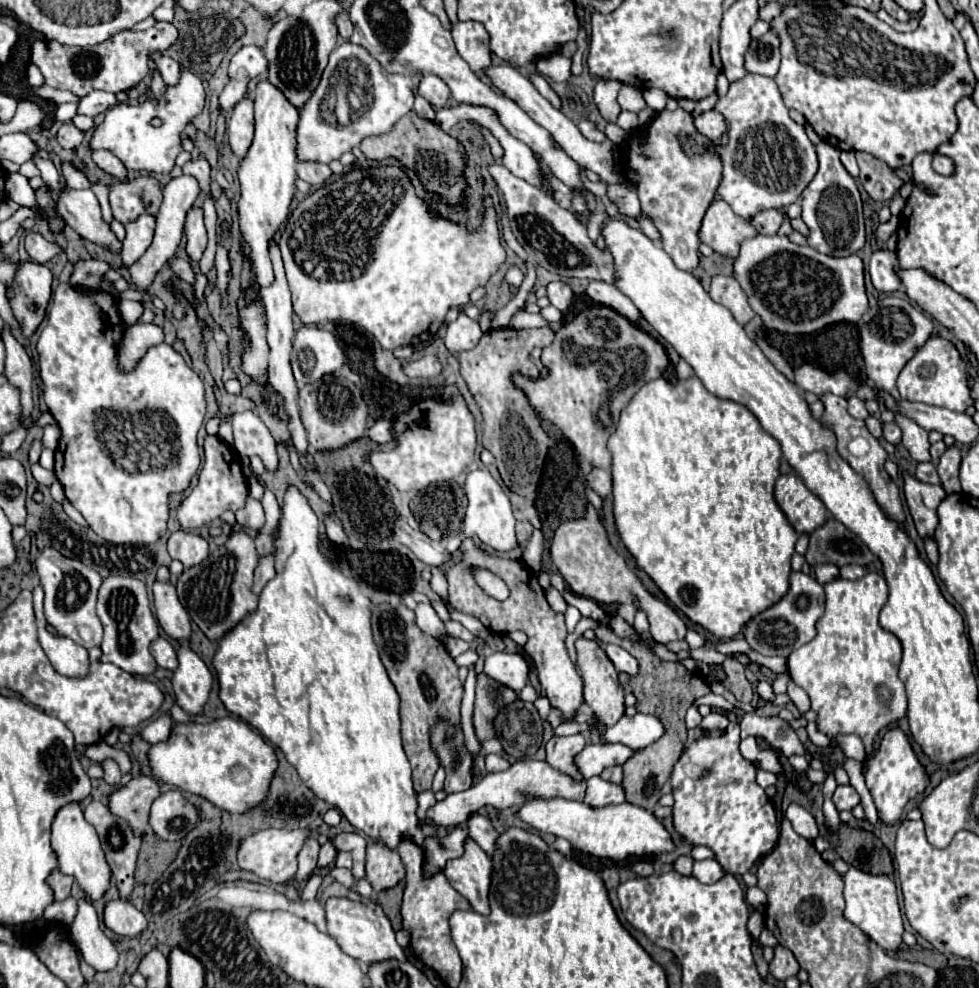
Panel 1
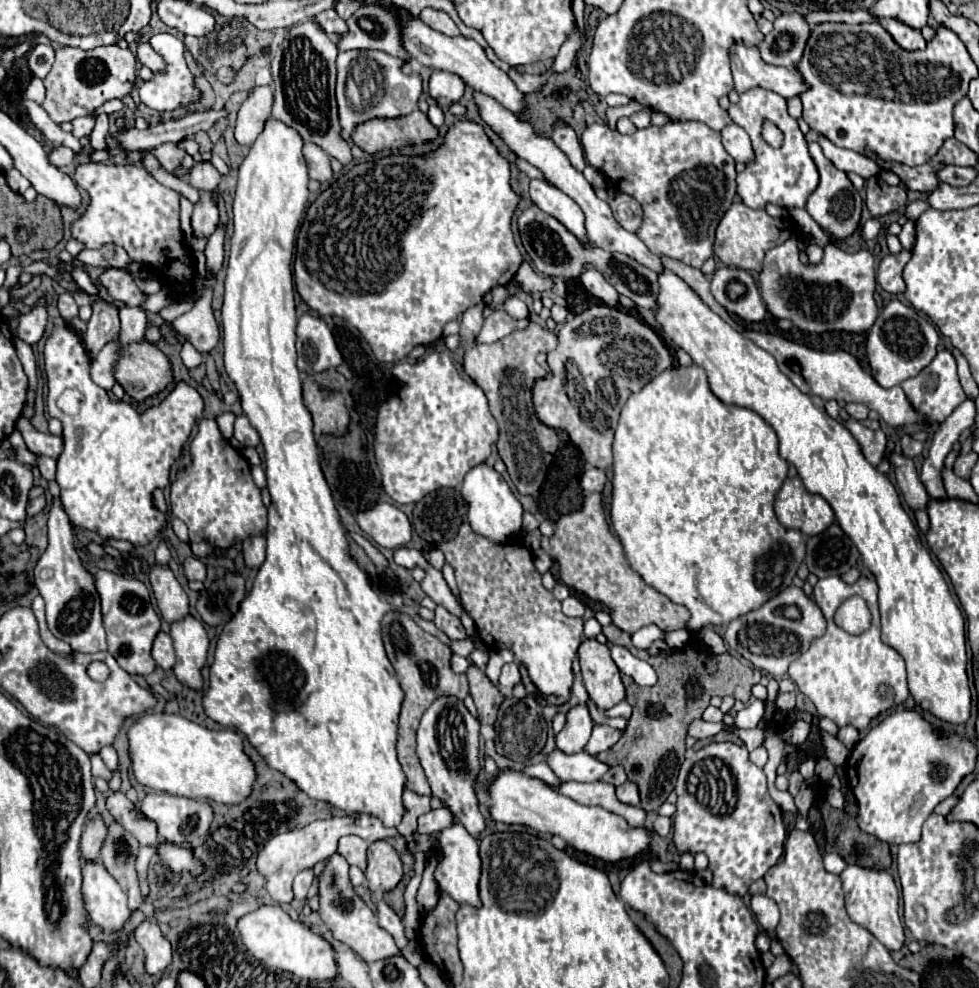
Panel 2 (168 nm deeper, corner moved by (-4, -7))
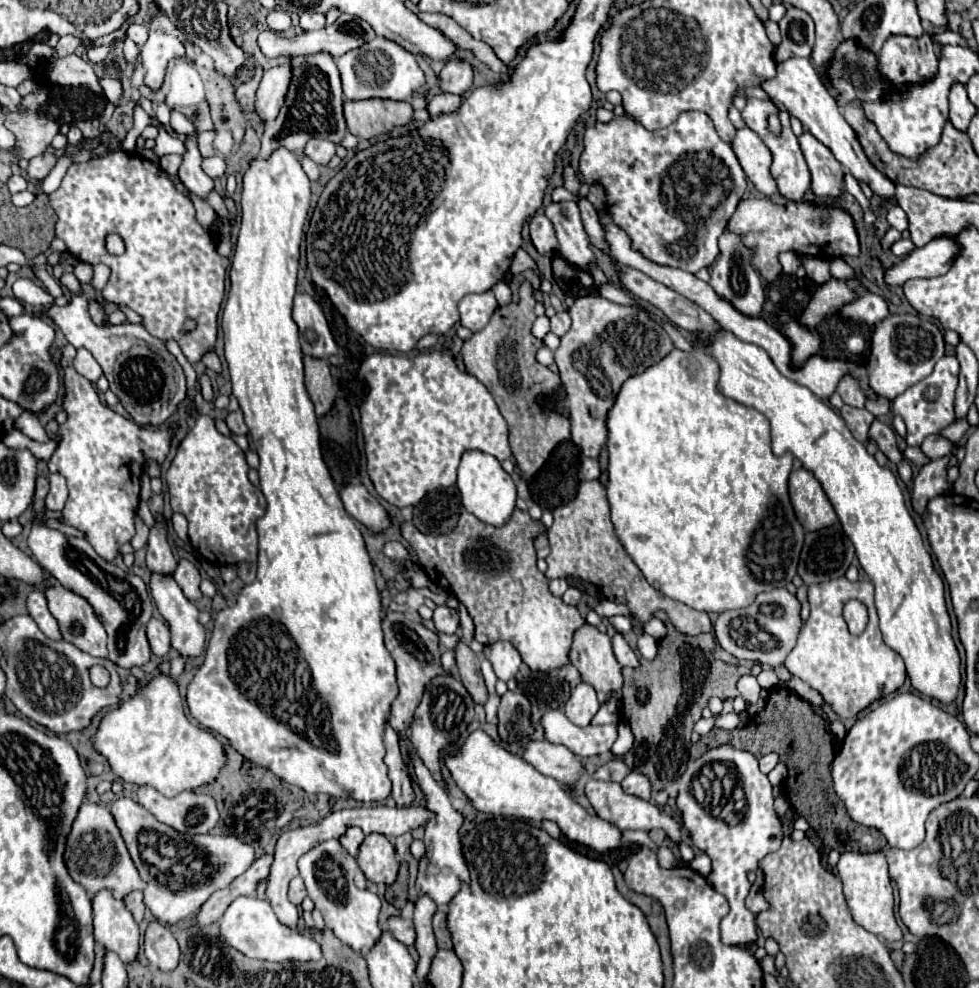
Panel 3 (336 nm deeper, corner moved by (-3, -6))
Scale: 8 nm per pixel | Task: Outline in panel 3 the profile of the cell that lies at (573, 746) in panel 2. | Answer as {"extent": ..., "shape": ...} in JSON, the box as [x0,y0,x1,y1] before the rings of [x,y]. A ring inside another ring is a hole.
{"extent":[565,683,599,727],"shape":[[[579,683],[573,689],[573,693],[571,693],[571,697],[569,697],[567,705],[565,705],[565,715],[575,725],[585,727],[585,725],[591,723],[597,709],[599,709],[599,701],[597,701],[595,689],[591,685],[587,685],[587,683]]]}

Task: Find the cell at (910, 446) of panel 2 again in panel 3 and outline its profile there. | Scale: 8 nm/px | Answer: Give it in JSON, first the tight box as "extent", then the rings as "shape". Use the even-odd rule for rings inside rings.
{"extent":[921,435,953,459],"shape":[[[929,435],[925,437],[925,441],[921,443],[921,451],[929,457],[929,459],[937,459],[937,457],[943,457],[947,453],[953,451],[953,443],[943,439],[941,435]]]}

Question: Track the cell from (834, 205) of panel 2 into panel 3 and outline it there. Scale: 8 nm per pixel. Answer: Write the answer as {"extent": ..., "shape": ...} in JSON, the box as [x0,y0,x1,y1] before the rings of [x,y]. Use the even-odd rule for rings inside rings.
{"extent":[799,131,843,197],"shape":[[[809,131],[799,137],[805,161],[811,171],[811,189],[817,197],[841,197],[843,195],[843,165],[833,153],[817,141]]]}

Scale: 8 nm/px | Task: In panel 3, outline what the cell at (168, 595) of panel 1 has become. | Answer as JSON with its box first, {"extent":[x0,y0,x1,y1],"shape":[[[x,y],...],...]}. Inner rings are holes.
{"extent":[147,521,177,573],"shape":[[[157,521],[155,529],[151,529],[147,543],[147,569],[151,573],[173,573],[177,567],[177,559],[173,557],[171,543],[163,525]]]}

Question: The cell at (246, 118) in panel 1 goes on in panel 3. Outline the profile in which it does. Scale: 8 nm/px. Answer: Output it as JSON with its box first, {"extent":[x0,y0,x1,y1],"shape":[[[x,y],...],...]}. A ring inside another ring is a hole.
{"extent":[255,65,291,123],"shape":[[[279,65],[269,71],[265,71],[259,89],[257,89],[257,99],[255,99],[255,113],[263,123],[269,119],[275,119],[289,87],[291,79],[291,67],[289,65]]]}

